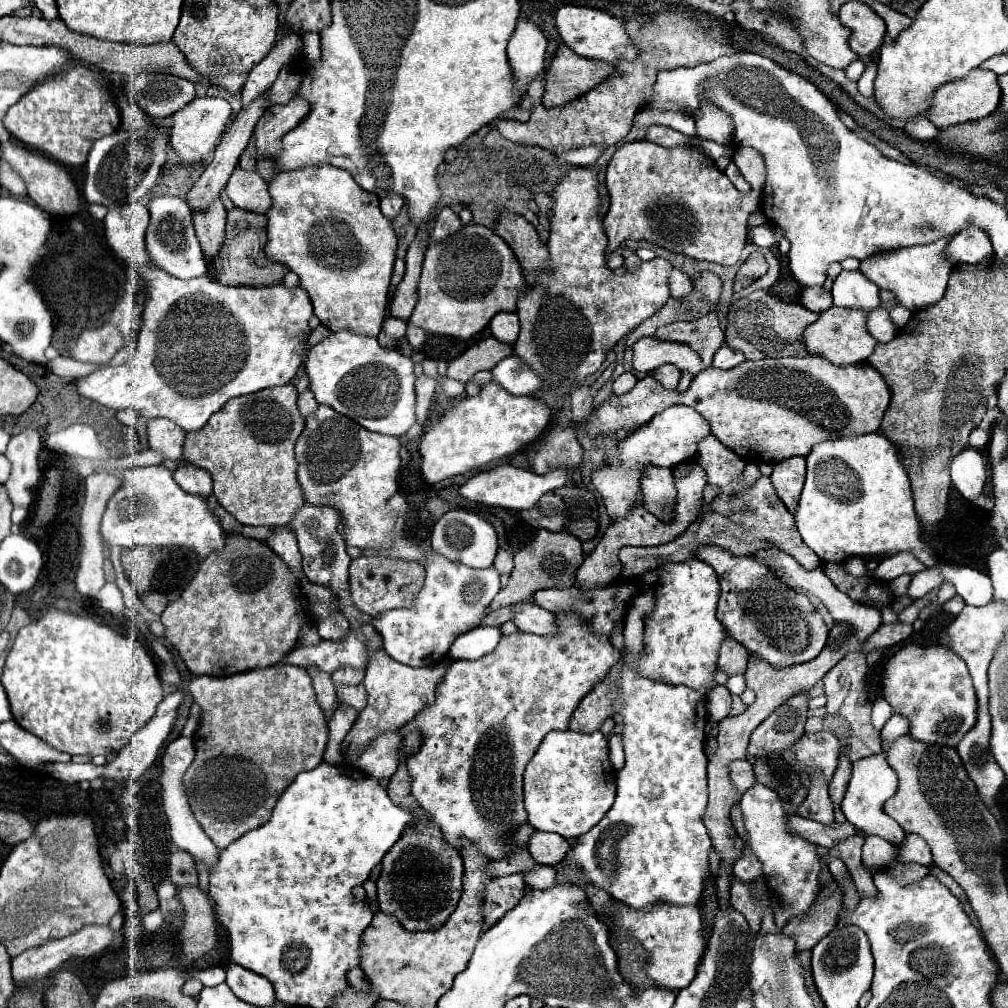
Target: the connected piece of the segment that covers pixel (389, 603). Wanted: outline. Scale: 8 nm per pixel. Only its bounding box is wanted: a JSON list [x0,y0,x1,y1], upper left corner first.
[349,557,425,617]

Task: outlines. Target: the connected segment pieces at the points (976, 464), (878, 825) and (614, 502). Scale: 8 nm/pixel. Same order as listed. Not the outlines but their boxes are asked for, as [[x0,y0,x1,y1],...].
[[951,449,987,501],[841,753,905,845],[593,405,709,519]]

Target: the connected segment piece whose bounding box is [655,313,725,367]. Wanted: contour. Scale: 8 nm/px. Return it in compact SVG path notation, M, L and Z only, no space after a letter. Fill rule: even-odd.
M707 313L705 317L701 317L693 323L691 321L677 321L671 325L663 325L655 331L655 337L691 345L701 355L701 359L707 367L711 365L717 349L725 343L723 327L717 321L717 317L713 317L713 313Z

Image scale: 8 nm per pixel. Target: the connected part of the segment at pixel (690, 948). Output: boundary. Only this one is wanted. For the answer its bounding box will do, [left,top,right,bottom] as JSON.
[587,889,705,991]

